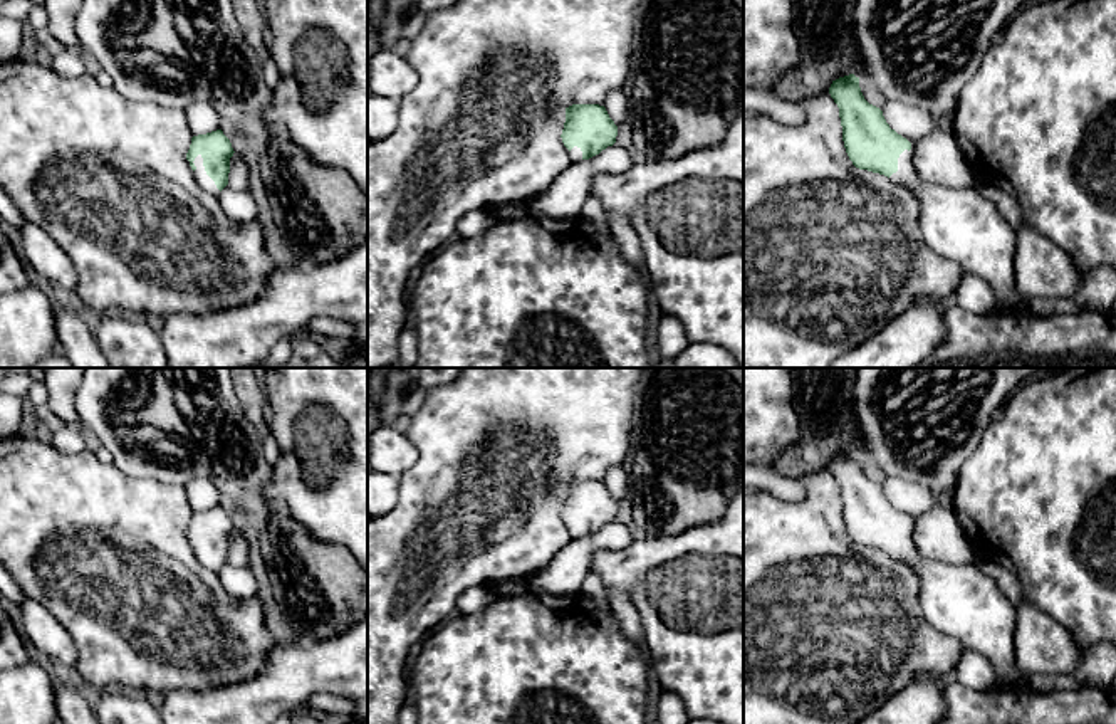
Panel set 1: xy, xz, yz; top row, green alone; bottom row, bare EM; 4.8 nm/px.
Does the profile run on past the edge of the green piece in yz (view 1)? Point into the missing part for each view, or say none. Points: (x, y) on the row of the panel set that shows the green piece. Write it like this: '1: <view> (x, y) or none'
1: yz (959, 224)

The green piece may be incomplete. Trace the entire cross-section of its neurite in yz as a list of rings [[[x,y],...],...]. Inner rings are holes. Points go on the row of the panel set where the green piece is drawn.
[[[854,74],[832,81],[829,94],[839,108],[842,141],[853,165],[884,175],[920,200],[925,242],[955,260],[963,274],[982,277],[1004,304],[1015,301],[1015,232],[977,188],[925,181],[913,168],[911,143],[889,128],[883,111],[869,104]]]

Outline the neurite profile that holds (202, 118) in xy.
[[[208,101],[193,102],[185,113],[193,136],[220,129],[220,119]]]

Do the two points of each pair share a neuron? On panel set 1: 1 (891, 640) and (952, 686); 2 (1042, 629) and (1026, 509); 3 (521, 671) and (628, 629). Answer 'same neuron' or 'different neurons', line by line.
1: different neurons
2: different neurons
3: different neurons

